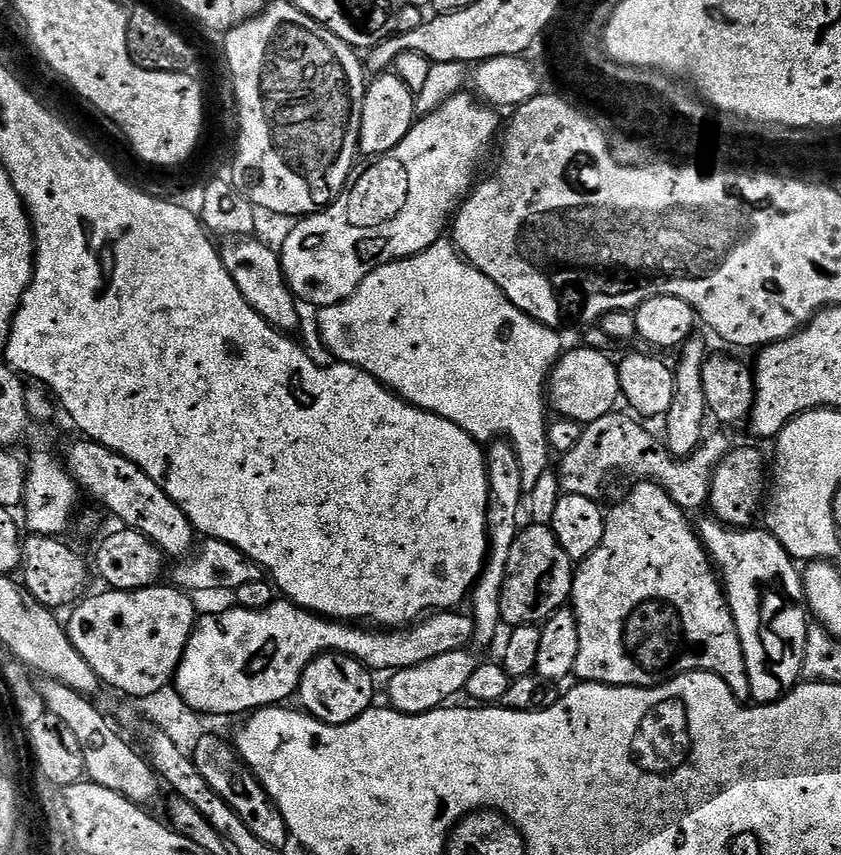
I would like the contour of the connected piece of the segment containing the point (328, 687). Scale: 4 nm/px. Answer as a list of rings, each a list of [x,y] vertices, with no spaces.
[[[326,652],[323,656],[316,657],[304,671],[298,689],[298,700],[304,703],[301,704],[303,711],[324,724],[353,724],[373,707],[376,684],[372,679],[373,673],[354,657]]]

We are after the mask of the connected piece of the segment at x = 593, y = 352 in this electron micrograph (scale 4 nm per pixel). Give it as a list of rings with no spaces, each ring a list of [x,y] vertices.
[[[579,346],[571,352],[565,351],[556,361],[550,377],[550,404],[561,412],[565,421],[587,426],[604,415],[610,415],[621,403],[620,370],[607,351]]]

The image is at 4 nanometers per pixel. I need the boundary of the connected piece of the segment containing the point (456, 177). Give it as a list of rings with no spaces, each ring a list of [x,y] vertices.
[[[460,91],[457,96],[451,99],[437,112],[431,112],[430,115],[417,119],[412,129],[406,134],[406,138],[396,147],[393,152],[383,153],[360,177],[355,177],[354,183],[351,185],[350,191],[343,198],[336,201],[330,208],[317,212],[315,216],[310,216],[299,221],[300,224],[288,237],[284,240],[284,248],[282,247],[282,259],[284,262],[284,277],[288,279],[288,285],[292,287],[292,293],[296,299],[305,305],[313,304],[316,310],[322,308],[332,308],[335,304],[343,304],[355,294],[362,286],[362,282],[376,268],[381,268],[384,264],[391,264],[397,260],[408,260],[412,256],[417,256],[420,252],[425,252],[427,248],[433,247],[441,243],[444,231],[449,231],[450,225],[453,223],[454,217],[458,209],[463,205],[466,197],[473,191],[474,185],[477,183],[476,171],[480,168],[480,159],[488,152],[488,147],[492,144],[492,139],[497,139],[498,133],[502,128],[502,120],[496,117],[498,114],[495,107],[489,106],[487,103],[481,102],[471,91]]]

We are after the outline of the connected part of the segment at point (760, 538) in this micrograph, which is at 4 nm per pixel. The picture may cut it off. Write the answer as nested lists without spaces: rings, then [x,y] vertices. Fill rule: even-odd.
[[[708,518],[704,524],[704,532],[702,528],[702,539],[722,577],[728,606],[732,610],[732,617],[736,619],[736,629],[740,635],[740,645],[744,647],[744,661],[748,667],[748,685],[752,687],[751,699],[757,705],[762,705],[775,704],[801,683],[804,652],[810,635],[810,609],[806,603],[806,585],[801,569],[796,569],[797,561],[783,548],[778,538],[767,530],[759,530],[756,526],[730,528],[715,518]]]

